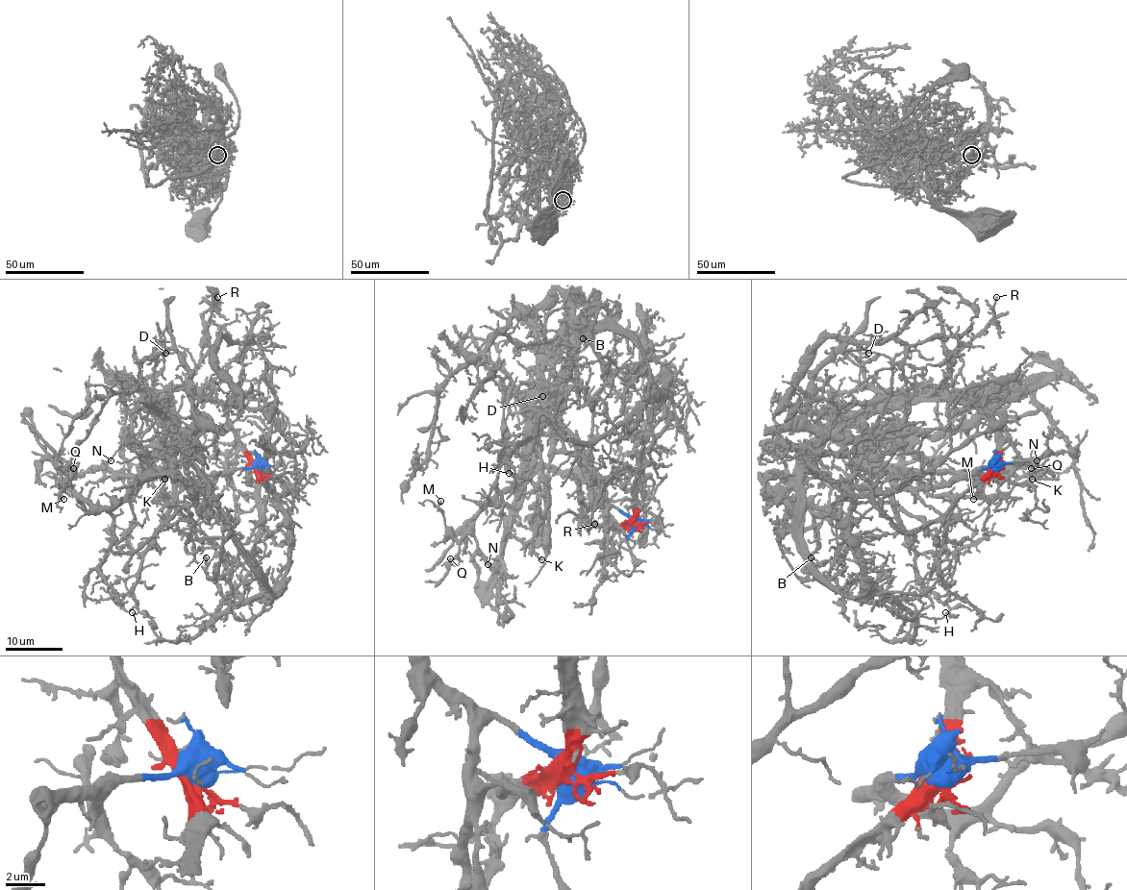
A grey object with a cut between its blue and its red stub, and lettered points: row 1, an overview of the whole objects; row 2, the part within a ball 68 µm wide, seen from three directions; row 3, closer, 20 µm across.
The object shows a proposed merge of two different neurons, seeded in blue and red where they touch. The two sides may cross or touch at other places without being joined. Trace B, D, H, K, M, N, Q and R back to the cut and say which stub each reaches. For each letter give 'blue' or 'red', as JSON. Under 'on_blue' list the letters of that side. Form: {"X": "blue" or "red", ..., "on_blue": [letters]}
{"B": "red", "D": "blue", "H": "blue", "K": "blue", "M": "blue", "N": "blue", "Q": "blue", "R": "red", "on_blue": ["D", "H", "K", "M", "N", "Q"]}

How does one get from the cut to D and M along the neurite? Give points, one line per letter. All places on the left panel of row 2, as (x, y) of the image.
D: (256, 467), (230, 467), (200, 487), (172, 475), (196, 420), (191, 374), (173, 349), (155, 363), (166, 352)
M: (256, 467), (230, 467), (200, 487), (183, 487), (162, 472), (129, 475), (90, 469), (67, 479), (63, 499)

